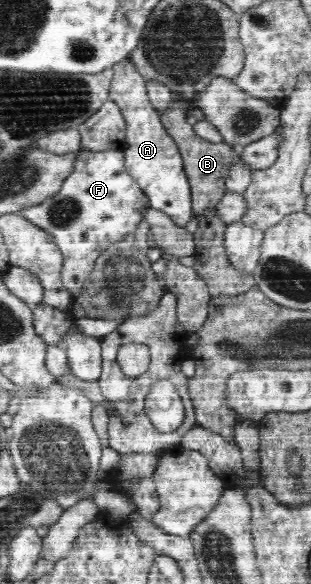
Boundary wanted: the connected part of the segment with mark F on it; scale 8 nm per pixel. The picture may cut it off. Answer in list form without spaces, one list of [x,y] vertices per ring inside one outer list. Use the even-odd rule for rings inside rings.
[[[81,149],[73,172],[65,177],[60,192],[41,204],[20,210],[19,214],[53,237],[63,259],[60,272],[62,284],[72,293],[71,309],[77,309],[78,299],[83,298],[85,280],[100,252],[108,249],[113,242],[128,237],[144,221],[144,214],[150,208],[147,194],[126,171],[122,149],[102,152]]]

